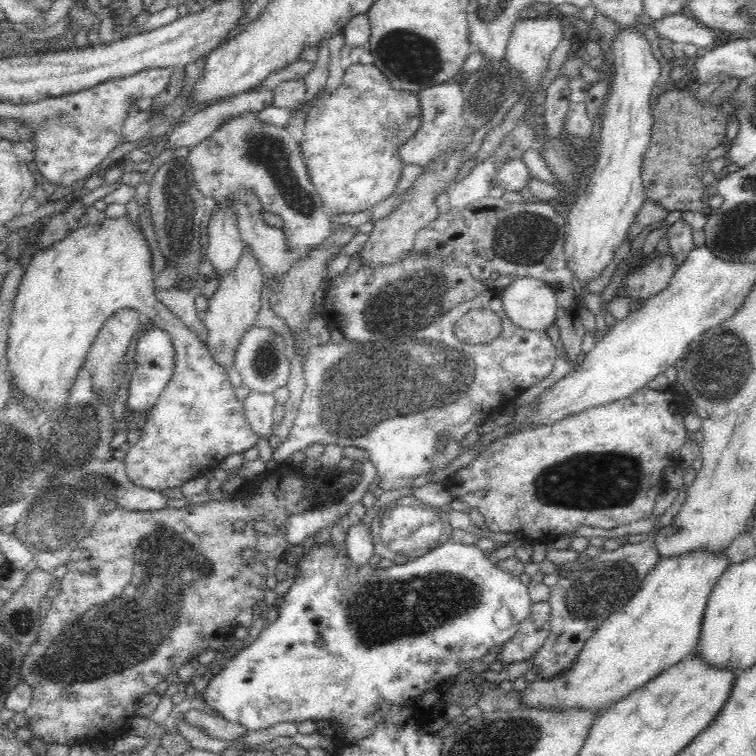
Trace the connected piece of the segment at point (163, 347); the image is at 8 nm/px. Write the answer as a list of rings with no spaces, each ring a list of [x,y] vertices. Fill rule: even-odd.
[[[150,328],[146,332],[136,337],[136,368],[131,376],[128,390],[128,398],[125,403],[126,410],[134,410],[134,412],[125,413],[128,415],[142,414],[149,411],[155,404],[165,385],[168,384],[172,376],[172,370],[175,362],[175,355],[170,348],[169,336],[160,328]]]

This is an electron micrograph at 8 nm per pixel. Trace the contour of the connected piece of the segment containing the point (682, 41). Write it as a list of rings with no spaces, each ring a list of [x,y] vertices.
[[[684,12],[669,14],[660,20],[653,20],[647,26],[654,29],[659,38],[672,41],[678,48],[686,44],[693,44],[699,48],[700,52],[706,46],[710,46],[715,37],[714,30],[696,22],[694,17]]]

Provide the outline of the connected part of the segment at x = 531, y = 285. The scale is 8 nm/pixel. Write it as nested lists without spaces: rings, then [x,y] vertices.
[[[520,277],[512,280],[502,292],[502,309],[513,326],[521,330],[547,331],[555,324],[559,307],[548,283]]]

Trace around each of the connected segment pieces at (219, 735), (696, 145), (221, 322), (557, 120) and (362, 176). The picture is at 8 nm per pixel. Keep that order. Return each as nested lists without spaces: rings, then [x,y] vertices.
[[[188,709],[182,716],[185,723],[199,728],[206,735],[218,740],[228,742],[246,734],[246,729],[242,725],[228,722],[224,717],[210,715],[205,711]]]
[[[689,77],[684,84],[679,86],[669,86],[657,92],[651,98],[651,113],[654,119],[652,138],[645,152],[642,165],[642,182],[644,185],[645,198],[660,204],[668,211],[684,210],[684,212],[705,212],[707,207],[702,201],[706,195],[702,176],[707,167],[707,154],[710,149],[716,148],[720,142],[726,138],[726,122],[728,114],[732,114],[732,107],[728,101],[722,103],[722,107],[714,109],[709,103],[698,103],[697,84]]]
[[[248,247],[243,249],[242,256],[229,275],[220,278],[220,286],[214,295],[208,299],[208,308],[202,313],[203,324],[207,329],[205,346],[216,364],[222,366],[226,372],[234,369],[236,350],[244,336],[250,332],[260,311],[262,282],[262,269],[256,257],[250,253]]]
[[[559,72],[545,90],[543,121],[545,121],[545,134],[551,138],[564,132],[571,94],[569,82],[570,78]]]
[[[353,63],[344,70],[342,82],[340,86],[336,88],[336,91],[325,97],[315,99],[314,106],[308,109],[304,121],[303,137],[299,142],[302,158],[304,163],[306,163],[310,182],[314,185],[316,192],[320,195],[320,198],[324,203],[326,214],[330,216],[335,214],[353,214],[354,212],[368,211],[374,205],[377,205],[382,202],[382,200],[385,200],[391,194],[396,192],[394,188],[396,188],[396,184],[401,180],[400,174],[402,174],[403,168],[402,161],[400,161],[400,155],[398,155],[398,150],[400,150],[400,146],[402,146],[408,138],[412,138],[412,134],[414,134],[418,128],[420,128],[420,101],[418,101],[418,96],[414,96],[412,92],[391,88],[388,79],[382,74],[382,71],[380,71],[378,67],[374,66],[374,63]]]

